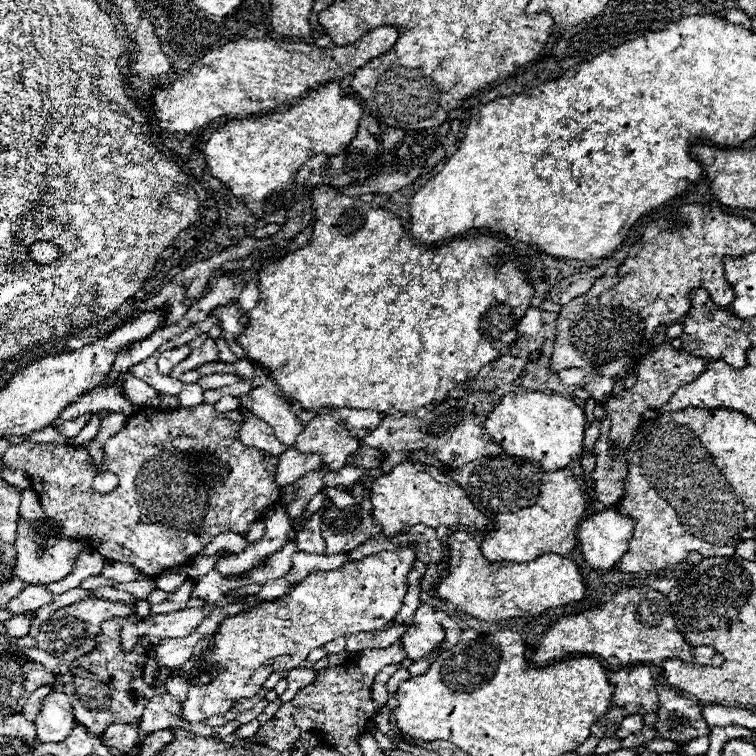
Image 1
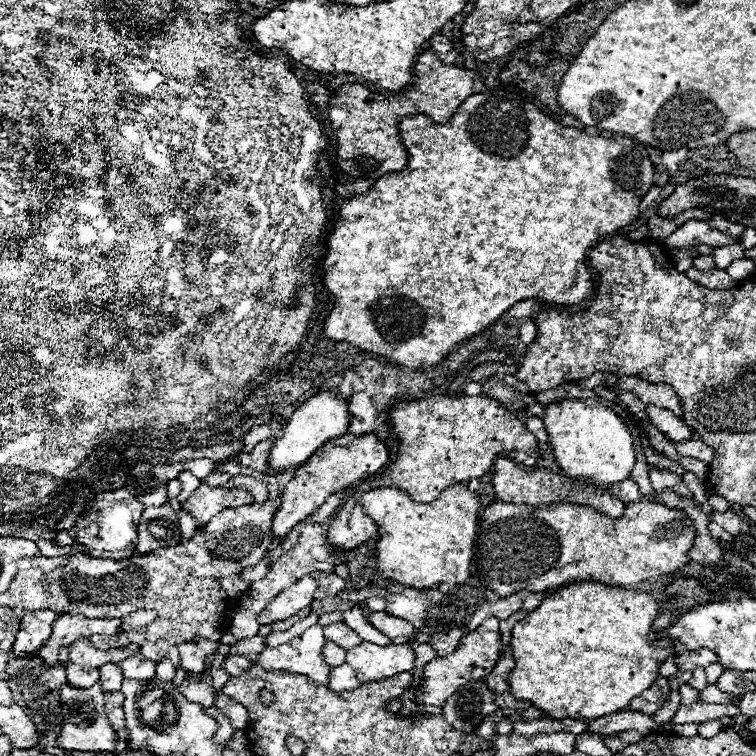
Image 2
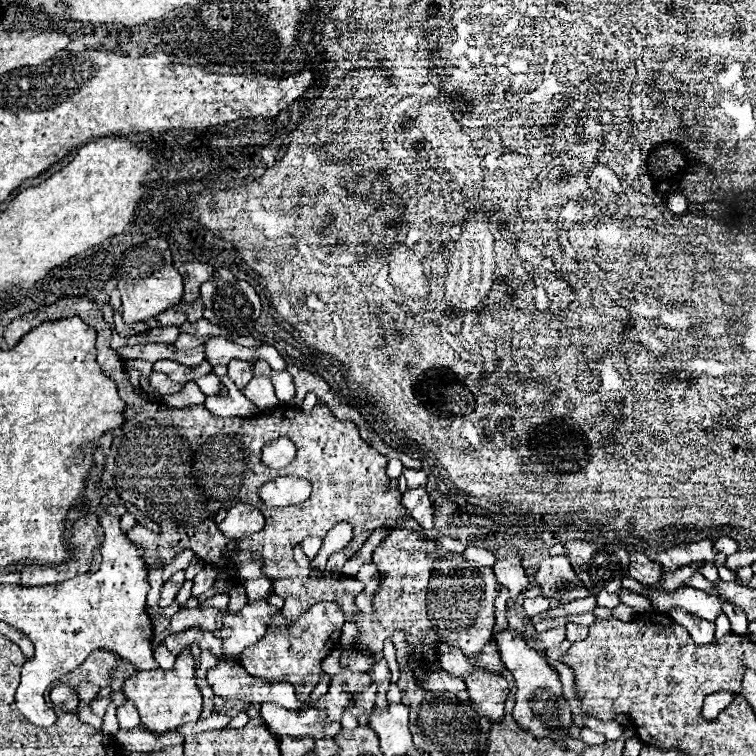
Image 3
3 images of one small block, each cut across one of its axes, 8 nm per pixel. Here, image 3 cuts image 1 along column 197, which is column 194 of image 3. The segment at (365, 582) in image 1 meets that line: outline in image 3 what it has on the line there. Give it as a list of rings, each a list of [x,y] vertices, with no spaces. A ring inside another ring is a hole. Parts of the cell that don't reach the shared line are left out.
[[[188,652],[176,658],[176,666],[172,670],[154,670],[154,672],[138,672],[134,678],[124,682],[124,696],[136,706],[140,714],[142,726],[152,734],[174,732],[178,726],[196,722],[202,712],[202,696],[194,682],[194,658]]]

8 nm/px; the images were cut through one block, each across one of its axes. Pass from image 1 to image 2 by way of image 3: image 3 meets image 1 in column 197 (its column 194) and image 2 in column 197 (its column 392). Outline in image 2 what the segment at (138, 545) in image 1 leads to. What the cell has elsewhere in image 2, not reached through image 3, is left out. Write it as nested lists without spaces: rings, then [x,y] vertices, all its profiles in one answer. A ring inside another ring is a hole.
[[[202,482],[198,490],[192,492],[192,496],[182,504],[182,510],[190,512],[198,528],[202,528],[204,524],[208,524],[208,520],[212,520],[212,516],[216,516],[224,508],[238,508],[252,502],[254,502],[252,494],[244,488],[234,488],[234,490],[226,490],[220,486],[210,488]]]

